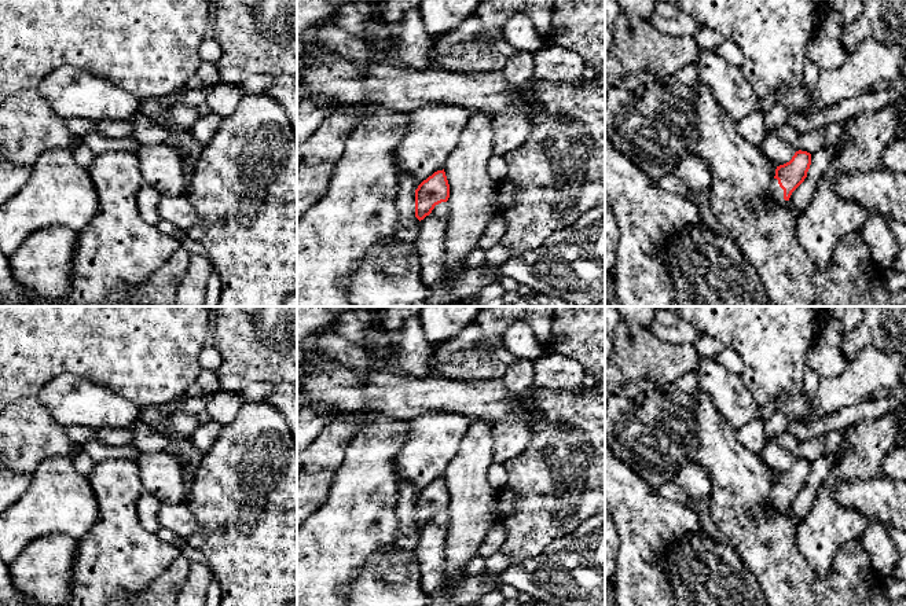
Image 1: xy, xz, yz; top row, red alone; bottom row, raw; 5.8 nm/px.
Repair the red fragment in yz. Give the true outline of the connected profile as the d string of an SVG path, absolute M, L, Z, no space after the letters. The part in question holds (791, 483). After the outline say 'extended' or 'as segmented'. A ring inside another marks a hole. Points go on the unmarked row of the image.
M796 459L792 467L777 474L775 484L770 491L770 507L774 511L789 508L792 500L804 489L811 473L811 462Z; extended

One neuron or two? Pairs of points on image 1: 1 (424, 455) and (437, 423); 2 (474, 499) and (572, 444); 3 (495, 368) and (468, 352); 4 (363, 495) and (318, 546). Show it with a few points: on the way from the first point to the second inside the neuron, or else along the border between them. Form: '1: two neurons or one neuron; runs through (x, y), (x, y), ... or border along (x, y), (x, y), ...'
1: one neuron; runs through (429, 447), (437, 432)
2: two neurons; border along (495, 491), (498, 520)
3: one neuron; runs through (488, 362), (484, 357), (474, 356)
4: one neuron; runs through (356, 507), (330, 533)

